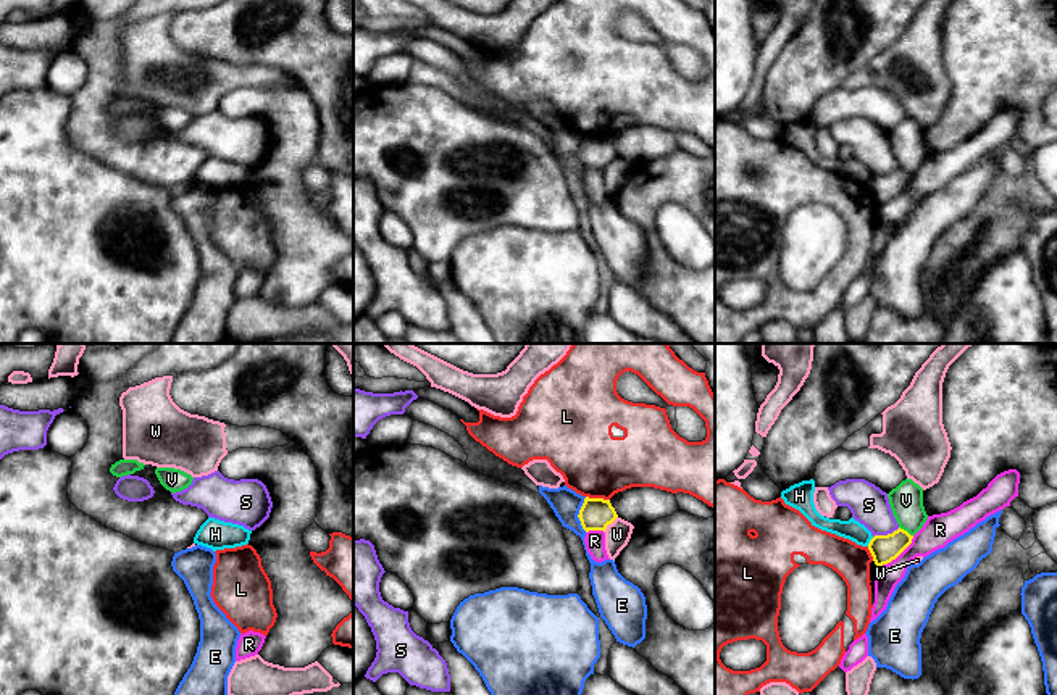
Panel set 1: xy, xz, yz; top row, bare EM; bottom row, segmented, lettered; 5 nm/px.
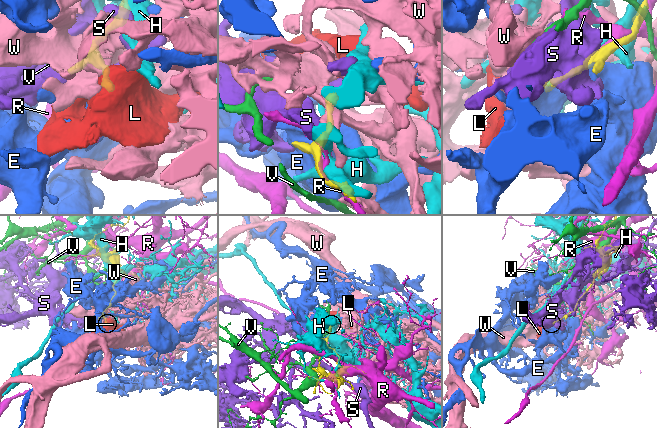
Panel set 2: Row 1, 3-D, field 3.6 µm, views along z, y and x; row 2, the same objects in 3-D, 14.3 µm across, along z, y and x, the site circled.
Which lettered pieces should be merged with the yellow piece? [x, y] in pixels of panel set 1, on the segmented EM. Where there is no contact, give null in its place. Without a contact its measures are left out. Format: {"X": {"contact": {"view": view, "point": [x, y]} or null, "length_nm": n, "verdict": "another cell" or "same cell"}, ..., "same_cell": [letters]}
{"E": {"contact": {"view": "xz", "point": [578, 515]}, "length_nm": 180, "verdict": "another cell"}, "H": {"contact": {"view": "yz", "point": [870, 542]}, "length_nm": 60, "verdict": "another cell"}, "L": {"contact": {"view": "xz", "point": [597, 499]}, "length_nm": 120, "verdict": "another cell"}, "R": {"contact": {"view": "yz", "point": [896, 557]}, "length_nm": 240, "verdict": "another cell"}, "S": {"contact": {"view": "yz", "point": [888, 534]}, "length_nm": 140, "verdict": "another cell"}, "V": {"contact": {"view": "yz", "point": [906, 531]}, "length_nm": 90, "verdict": "another cell"}, "W": {"contact": {"view": "xz", "point": [609, 523]}, "length_nm": 100, "verdict": "another cell"}, "same_cell": []}

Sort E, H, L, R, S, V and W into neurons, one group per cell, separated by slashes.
E / H / L / R / S / V / W

